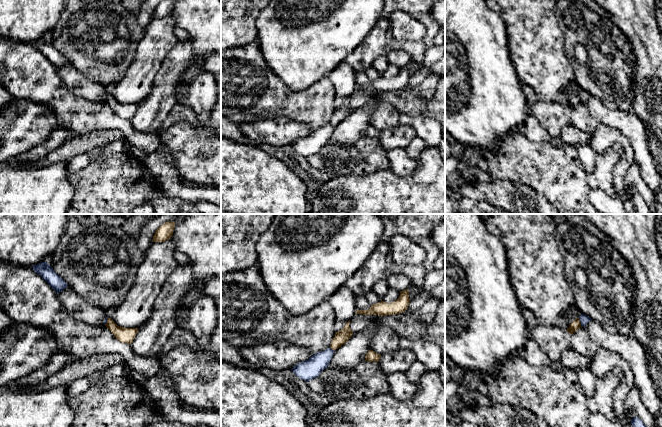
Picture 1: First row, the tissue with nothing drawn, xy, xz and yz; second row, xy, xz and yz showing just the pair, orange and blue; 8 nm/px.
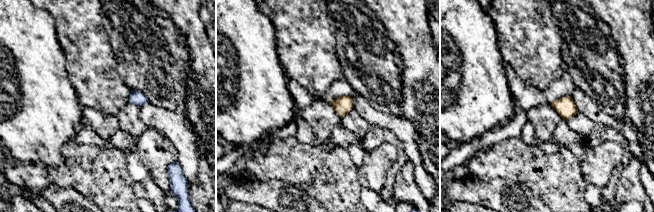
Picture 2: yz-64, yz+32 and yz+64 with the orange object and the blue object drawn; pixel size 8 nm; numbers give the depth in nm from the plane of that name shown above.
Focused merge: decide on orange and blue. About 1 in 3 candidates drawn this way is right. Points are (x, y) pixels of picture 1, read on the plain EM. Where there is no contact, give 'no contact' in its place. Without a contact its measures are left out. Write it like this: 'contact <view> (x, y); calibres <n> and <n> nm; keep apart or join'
contact yz (579, 98); calibres 80 and 80 nm; keep apart

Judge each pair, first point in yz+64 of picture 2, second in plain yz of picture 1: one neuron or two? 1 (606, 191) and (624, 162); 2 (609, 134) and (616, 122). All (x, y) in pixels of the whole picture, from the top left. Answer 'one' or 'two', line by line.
1: one
2: two

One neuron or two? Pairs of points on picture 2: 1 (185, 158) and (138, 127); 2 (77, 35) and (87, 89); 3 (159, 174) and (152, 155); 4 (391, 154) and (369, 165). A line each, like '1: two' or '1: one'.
1: two
2: one
3: one
4: one

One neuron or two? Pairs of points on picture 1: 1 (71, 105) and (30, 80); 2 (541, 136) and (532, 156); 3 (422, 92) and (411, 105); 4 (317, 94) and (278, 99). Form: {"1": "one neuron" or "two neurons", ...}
{"1": "one neuron", "2": "two neurons", "3": "one neuron", "4": "one neuron"}

